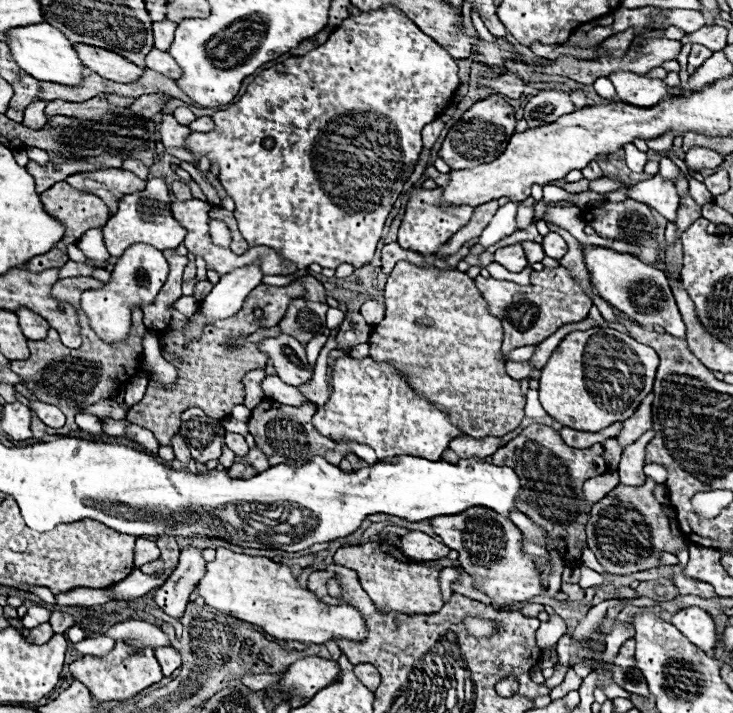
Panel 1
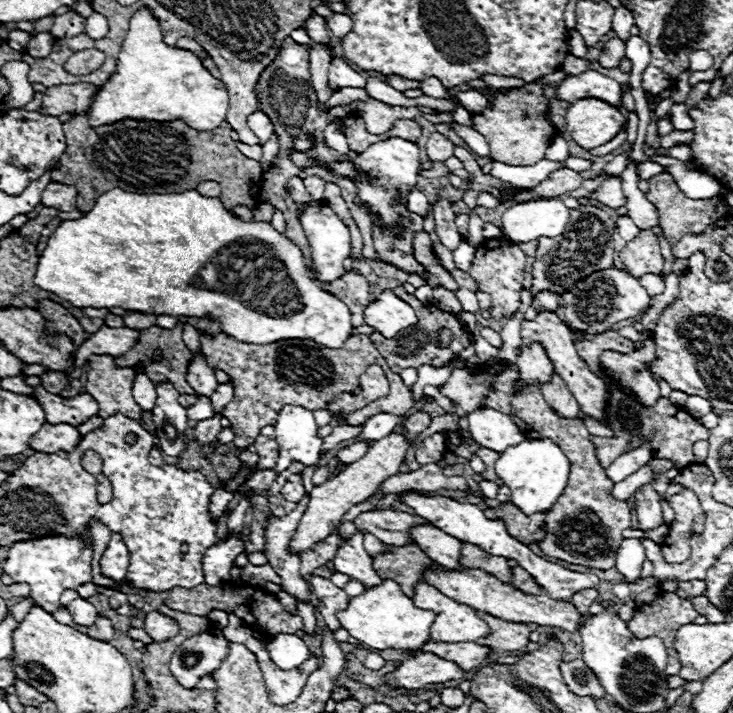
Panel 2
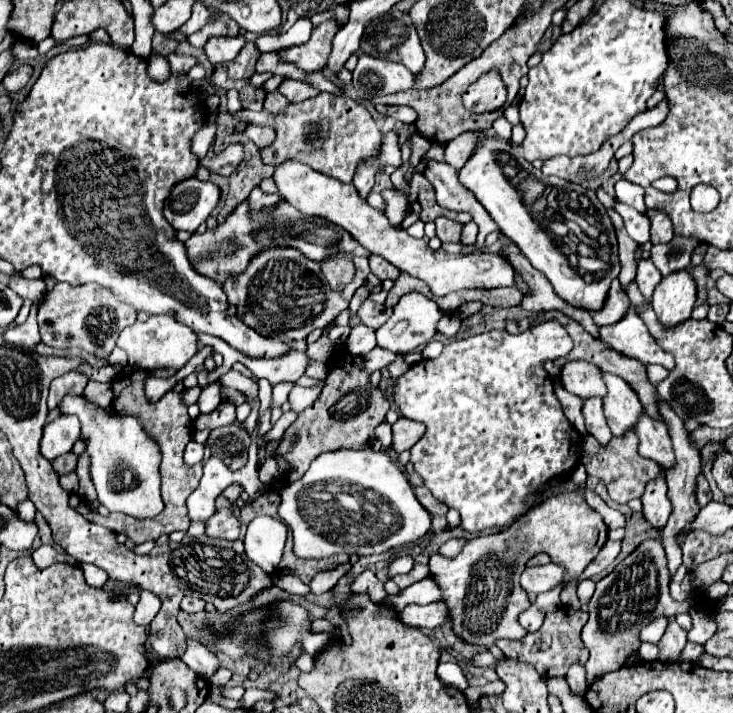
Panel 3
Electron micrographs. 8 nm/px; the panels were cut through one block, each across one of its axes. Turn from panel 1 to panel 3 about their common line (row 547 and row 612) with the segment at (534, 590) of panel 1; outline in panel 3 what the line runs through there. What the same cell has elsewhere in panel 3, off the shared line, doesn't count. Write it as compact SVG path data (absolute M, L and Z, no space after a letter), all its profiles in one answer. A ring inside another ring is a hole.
M566 490L558 496L544 498L508 530L468 540L456 558L432 554L430 574L436 584L440 584L452 630L464 642L484 648L494 646L500 638L522 638L526 630L518 624L518 614L524 612L524 590L518 580L524 564L538 552L550 554L554 564L564 566L562 604L580 608L580 600L576 596L578 578L582 576L586 564L596 558L606 542L606 536L608 530L602 516L588 508L578 490Z

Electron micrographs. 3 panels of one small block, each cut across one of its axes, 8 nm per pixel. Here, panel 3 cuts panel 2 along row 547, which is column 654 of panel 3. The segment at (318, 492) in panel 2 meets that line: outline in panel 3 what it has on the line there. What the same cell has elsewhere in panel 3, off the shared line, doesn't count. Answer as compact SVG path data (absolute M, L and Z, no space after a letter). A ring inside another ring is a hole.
M686 270L672 272L656 286L650 302L662 324L680 324L692 314L696 284Z

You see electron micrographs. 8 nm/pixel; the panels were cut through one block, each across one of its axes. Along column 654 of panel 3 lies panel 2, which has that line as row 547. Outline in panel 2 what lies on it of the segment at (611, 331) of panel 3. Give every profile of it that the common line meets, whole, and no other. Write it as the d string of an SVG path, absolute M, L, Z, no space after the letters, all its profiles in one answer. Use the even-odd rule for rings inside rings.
M354 534L350 540L346 540L336 554L334 566L338 572L360 580L366 588L378 586L382 578L372 568L372 558L364 550L364 538L362 534Z

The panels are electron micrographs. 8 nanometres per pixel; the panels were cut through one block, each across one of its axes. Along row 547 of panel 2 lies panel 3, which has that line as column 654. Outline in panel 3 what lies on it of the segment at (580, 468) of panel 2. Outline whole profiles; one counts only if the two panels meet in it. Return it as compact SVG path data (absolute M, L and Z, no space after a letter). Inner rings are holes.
M644 540L630 552L608 576L596 582L596 592L588 602L590 618L582 630L582 642L590 650L586 662L586 682L594 684L604 674L622 668L624 660L634 654L634 648L640 646L640 628L646 626L652 618L668 614L668 600L652 608L652 598L672 598L668 590L668 568L664 546L658 540Z

